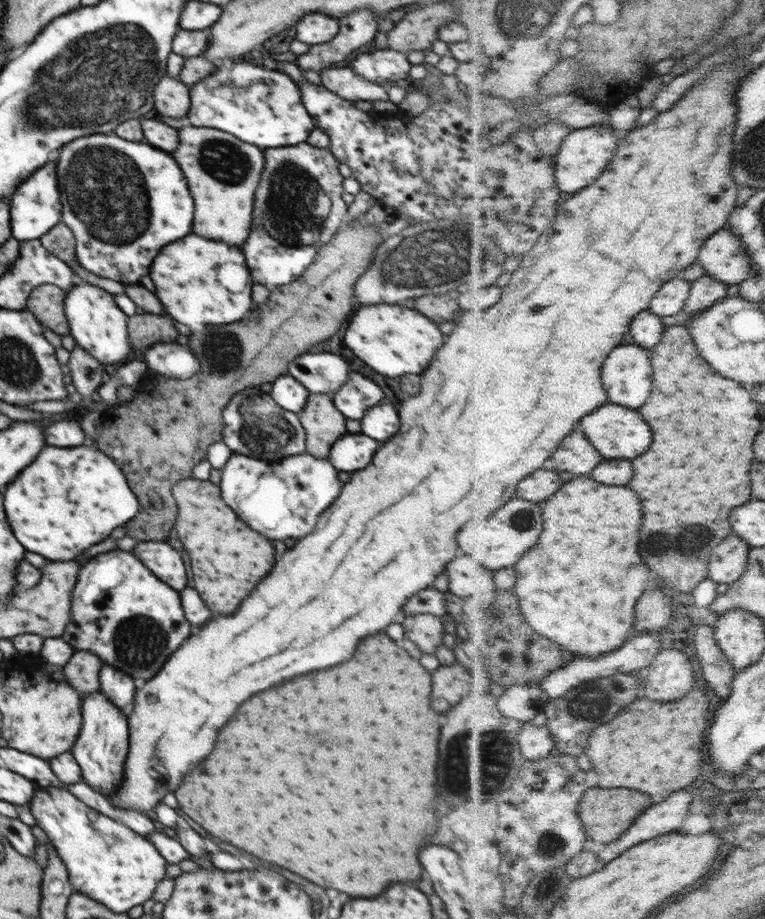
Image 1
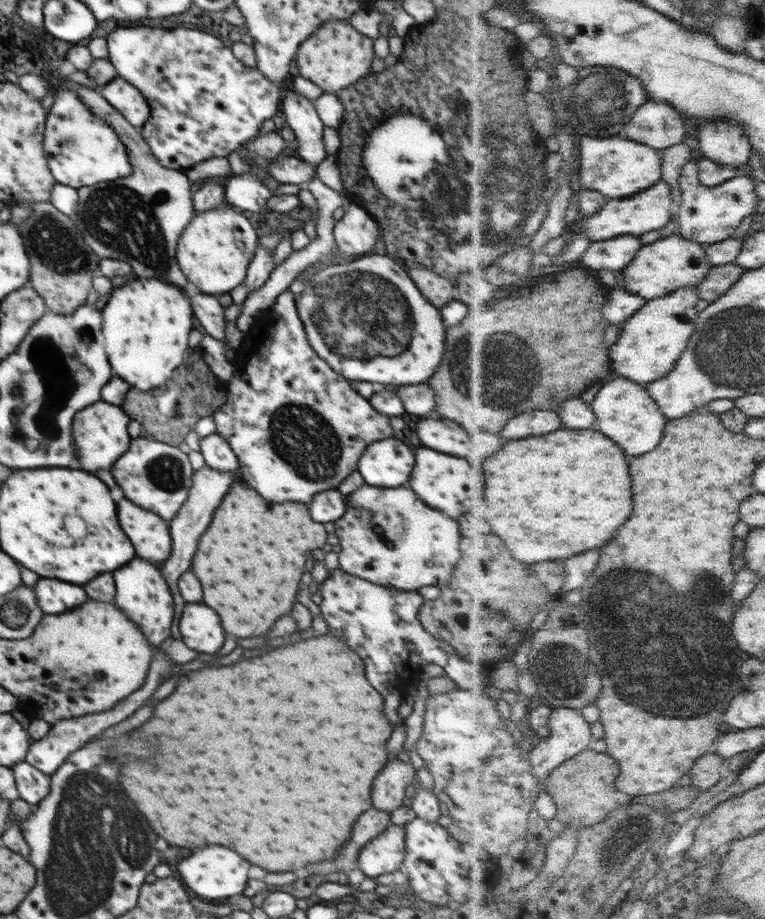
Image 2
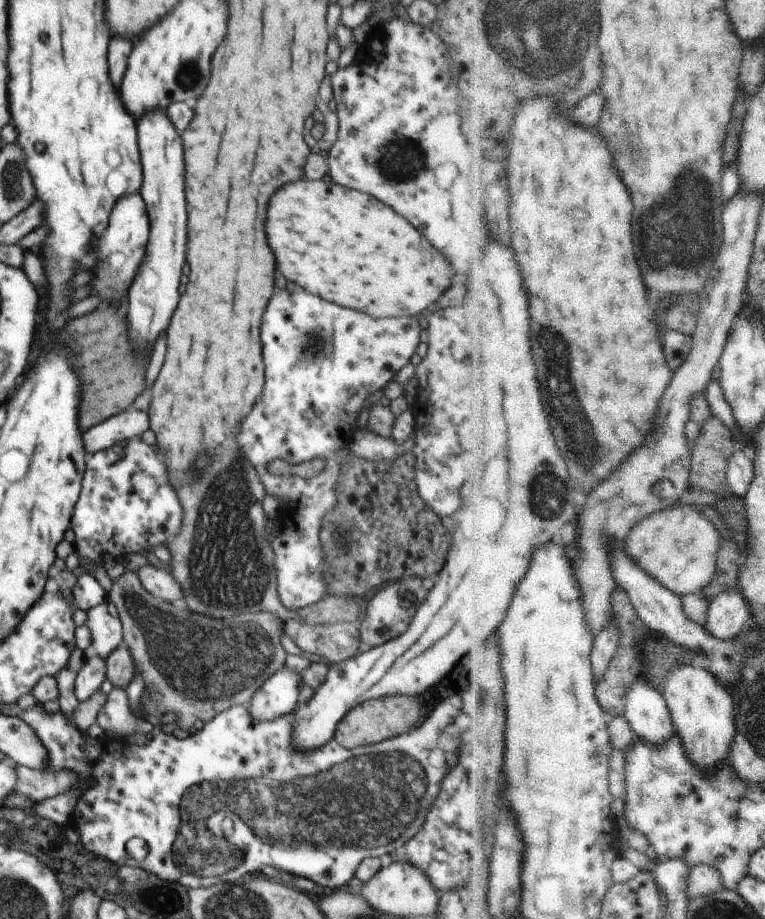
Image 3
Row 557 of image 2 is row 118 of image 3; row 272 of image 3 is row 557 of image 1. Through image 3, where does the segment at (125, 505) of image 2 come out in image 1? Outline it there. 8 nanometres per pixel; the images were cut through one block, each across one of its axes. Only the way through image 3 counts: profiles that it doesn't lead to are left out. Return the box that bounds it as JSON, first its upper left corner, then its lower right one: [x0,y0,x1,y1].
[131,541,186,590]

